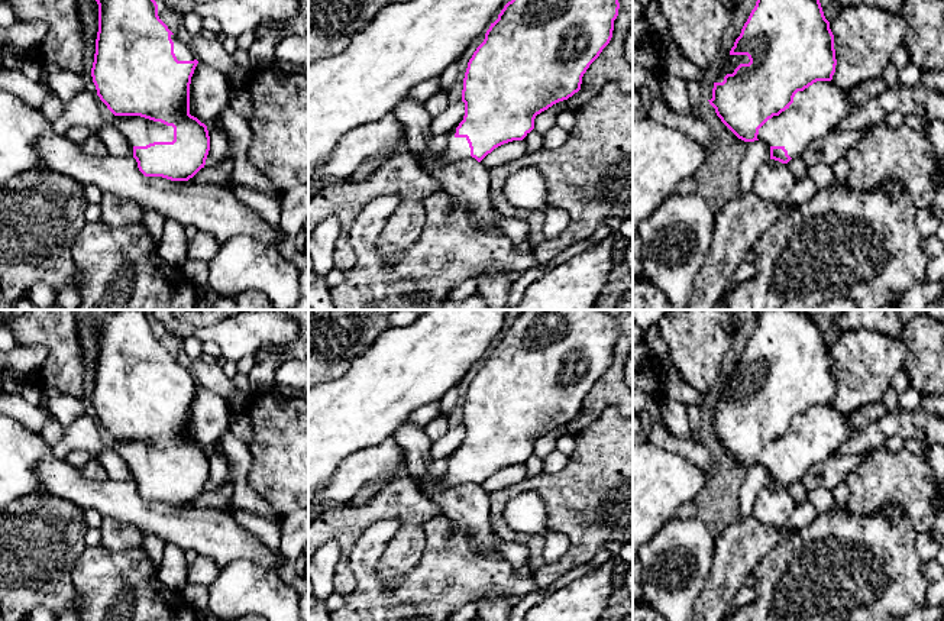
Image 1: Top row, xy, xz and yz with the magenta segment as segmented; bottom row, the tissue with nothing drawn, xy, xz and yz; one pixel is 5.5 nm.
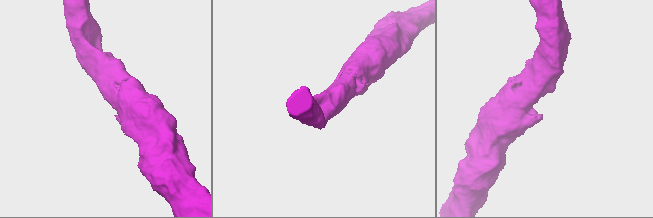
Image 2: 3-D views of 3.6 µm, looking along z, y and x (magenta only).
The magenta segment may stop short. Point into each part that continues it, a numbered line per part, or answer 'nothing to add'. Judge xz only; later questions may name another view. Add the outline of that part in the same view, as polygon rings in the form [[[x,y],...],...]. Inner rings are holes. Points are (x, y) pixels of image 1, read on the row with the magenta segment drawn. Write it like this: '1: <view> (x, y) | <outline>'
1: xz (456, 148) | [[[456,129],[446,135],[446,148],[439,153],[440,161],[444,164],[465,159],[476,161],[471,156],[471,148],[466,138],[456,138],[455,133]]]

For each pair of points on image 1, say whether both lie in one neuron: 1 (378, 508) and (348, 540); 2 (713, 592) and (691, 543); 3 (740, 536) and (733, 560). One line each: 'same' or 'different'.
1: same
2: different
3: same

